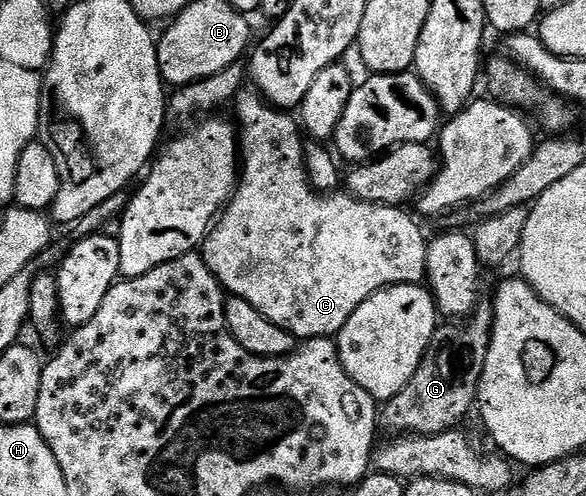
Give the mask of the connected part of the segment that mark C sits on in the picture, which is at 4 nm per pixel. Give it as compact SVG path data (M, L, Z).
M243 86L239 89L236 104L238 104L238 120L236 128L240 133L240 179L230 203L222 209L216 223L211 227L209 234L202 241L200 255L208 266L210 276L218 279L227 288L231 297L238 297L250 303L268 320L282 327L299 341L316 340L319 338L337 337L339 330L348 322L348 318L372 294L381 288L391 288L397 284L422 284L426 278L426 245L428 236L422 233L422 228L409 216L402 212L401 207L389 204L370 204L367 200L358 200L355 196L339 190L329 194L316 192L306 176L306 161L304 159L304 136L300 131L300 124L294 120L289 111L279 110L254 86Z

